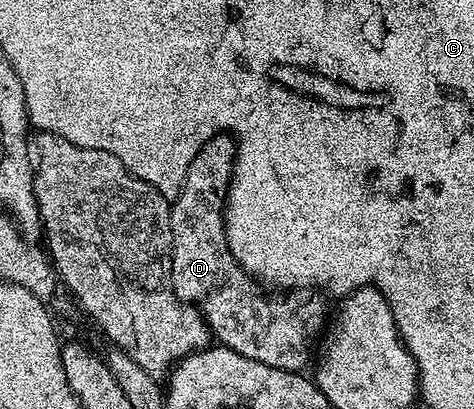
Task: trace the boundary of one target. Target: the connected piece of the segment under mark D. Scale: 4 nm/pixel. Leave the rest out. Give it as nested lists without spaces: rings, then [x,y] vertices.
[[[212,136],[199,154],[195,154],[185,185],[171,201],[173,293],[182,304],[196,308],[204,316],[220,347],[235,350],[243,354],[243,358],[263,362],[272,368],[301,372],[309,364],[309,347],[326,327],[327,296],[313,286],[270,294],[231,254],[225,233],[225,195],[233,178],[236,154],[237,141],[232,136]]]

